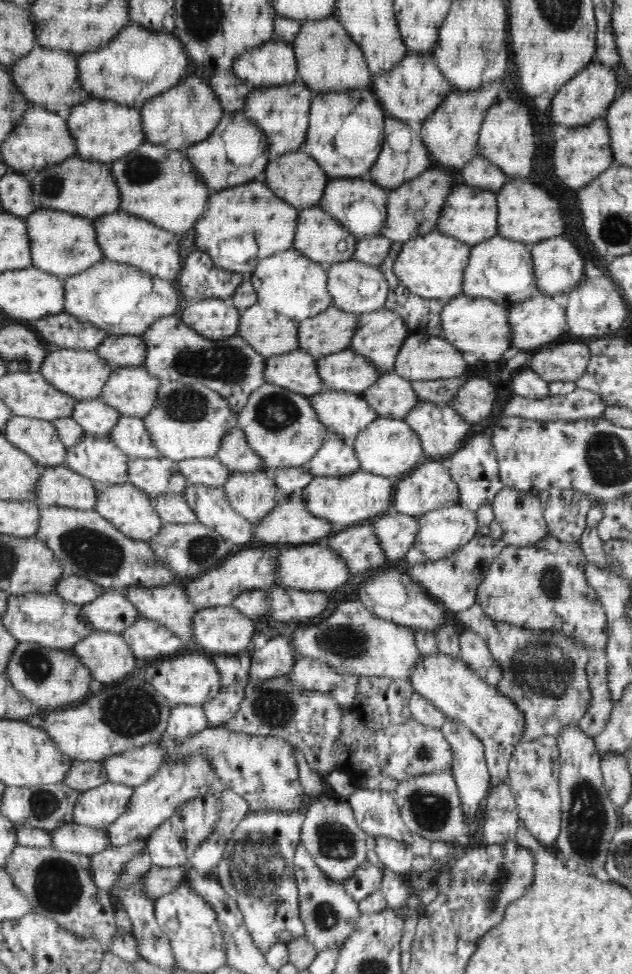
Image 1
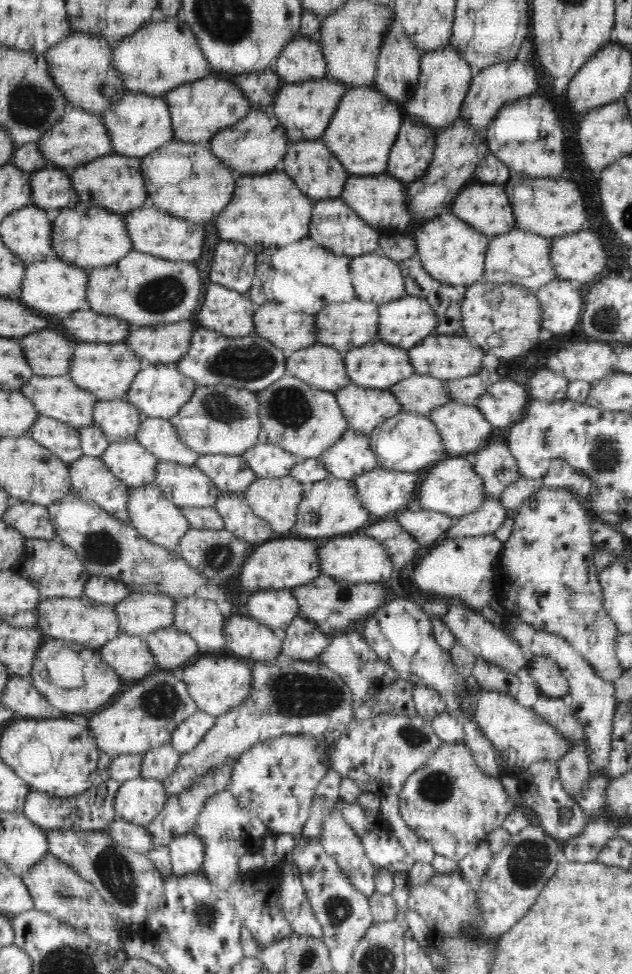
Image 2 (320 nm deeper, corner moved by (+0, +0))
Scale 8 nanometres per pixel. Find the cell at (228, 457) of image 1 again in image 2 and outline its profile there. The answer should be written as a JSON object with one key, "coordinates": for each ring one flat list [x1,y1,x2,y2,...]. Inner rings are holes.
{"coordinates":[[264,439,246,450,242,457,244,457,244,463,256,473,257,478,264,479,290,475,290,470,299,461,295,454,274,443,268,443]]}

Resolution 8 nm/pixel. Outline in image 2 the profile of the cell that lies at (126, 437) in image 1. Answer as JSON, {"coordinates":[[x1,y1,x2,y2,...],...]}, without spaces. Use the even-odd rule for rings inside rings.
{"coordinates":[[142,418,132,439,164,461,192,466,200,456,180,441,174,425,163,418]]}

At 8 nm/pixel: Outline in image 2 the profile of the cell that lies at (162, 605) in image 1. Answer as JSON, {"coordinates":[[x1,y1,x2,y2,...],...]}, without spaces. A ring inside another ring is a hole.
{"coordinates":[[195,595,174,599,174,624,182,632,188,633,200,652,217,654,226,648,224,622,228,616,222,615,214,601]]}

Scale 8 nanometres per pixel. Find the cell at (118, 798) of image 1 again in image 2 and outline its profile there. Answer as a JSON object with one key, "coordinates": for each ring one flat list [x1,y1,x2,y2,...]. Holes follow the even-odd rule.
{"coordinates":[[142,776,121,783,114,800,117,818,146,827,165,808,162,781]]}

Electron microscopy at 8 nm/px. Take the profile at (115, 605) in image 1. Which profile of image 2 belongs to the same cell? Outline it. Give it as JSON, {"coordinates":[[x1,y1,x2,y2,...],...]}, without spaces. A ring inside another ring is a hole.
{"coordinates":[[132,591,123,601,114,605,120,632,145,637,156,630,174,624,175,600,164,594,141,594]]}

